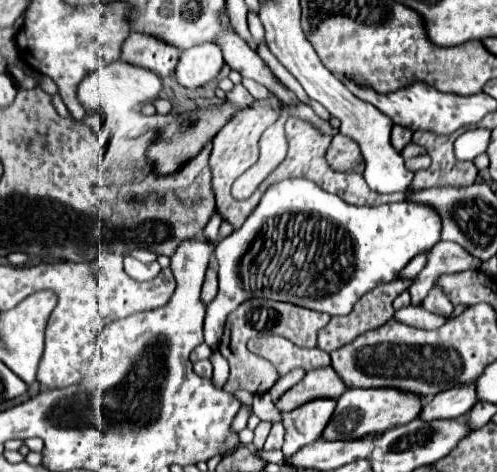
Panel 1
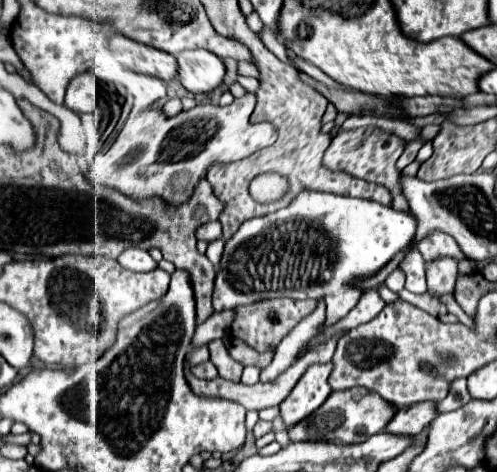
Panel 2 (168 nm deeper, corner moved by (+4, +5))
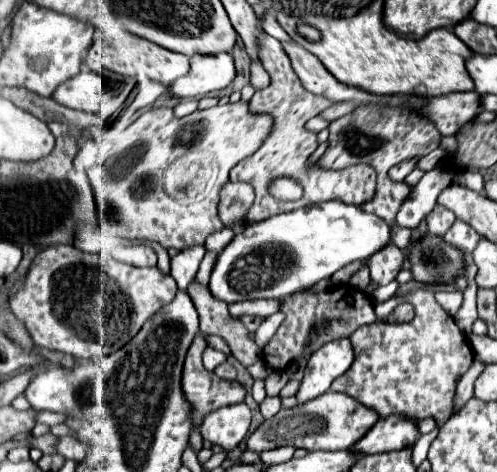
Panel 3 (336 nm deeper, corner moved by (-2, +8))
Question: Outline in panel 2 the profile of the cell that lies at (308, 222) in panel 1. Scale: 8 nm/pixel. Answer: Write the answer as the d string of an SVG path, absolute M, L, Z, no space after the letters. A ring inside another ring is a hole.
M301 191L289 207L245 221L227 241L215 277L213 307L223 311L275 297L323 297L327 303L327 317L319 329L323 333L357 305L361 289L351 285L351 279L379 271L409 245L415 231L417 221L411 215L375 201Z

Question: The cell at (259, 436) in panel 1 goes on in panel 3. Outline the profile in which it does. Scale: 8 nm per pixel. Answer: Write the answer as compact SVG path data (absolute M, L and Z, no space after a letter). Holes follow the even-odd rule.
M265 398L259 408L261 408L263 418L265 420L271 420L281 410L281 402L279 402L279 398Z

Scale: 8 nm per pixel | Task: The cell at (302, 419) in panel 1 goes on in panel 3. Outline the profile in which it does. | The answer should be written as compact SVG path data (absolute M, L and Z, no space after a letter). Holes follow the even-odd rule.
M337 338L329 344L315 350L309 358L309 364L305 368L305 378L295 392L295 398L299 404L305 404L317 396L323 396L331 382L345 374L353 362L353 350L349 338Z

